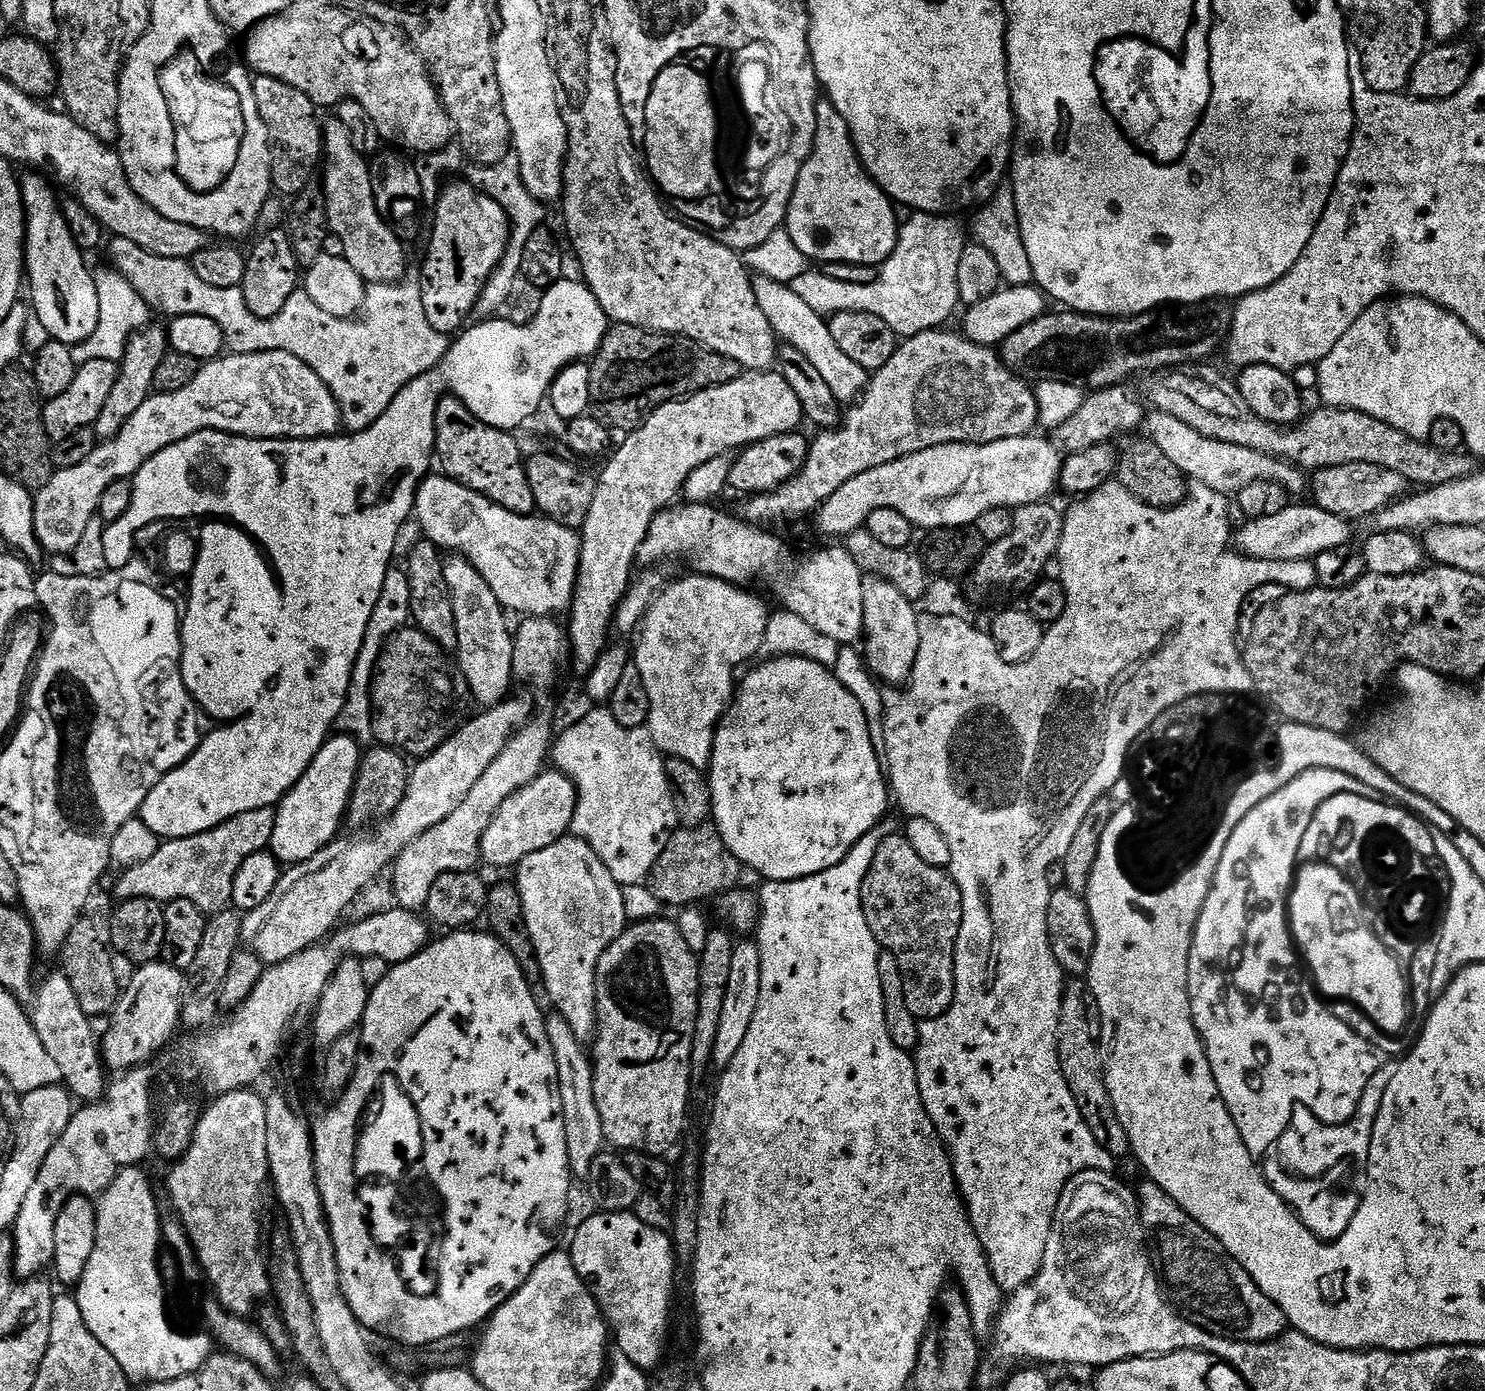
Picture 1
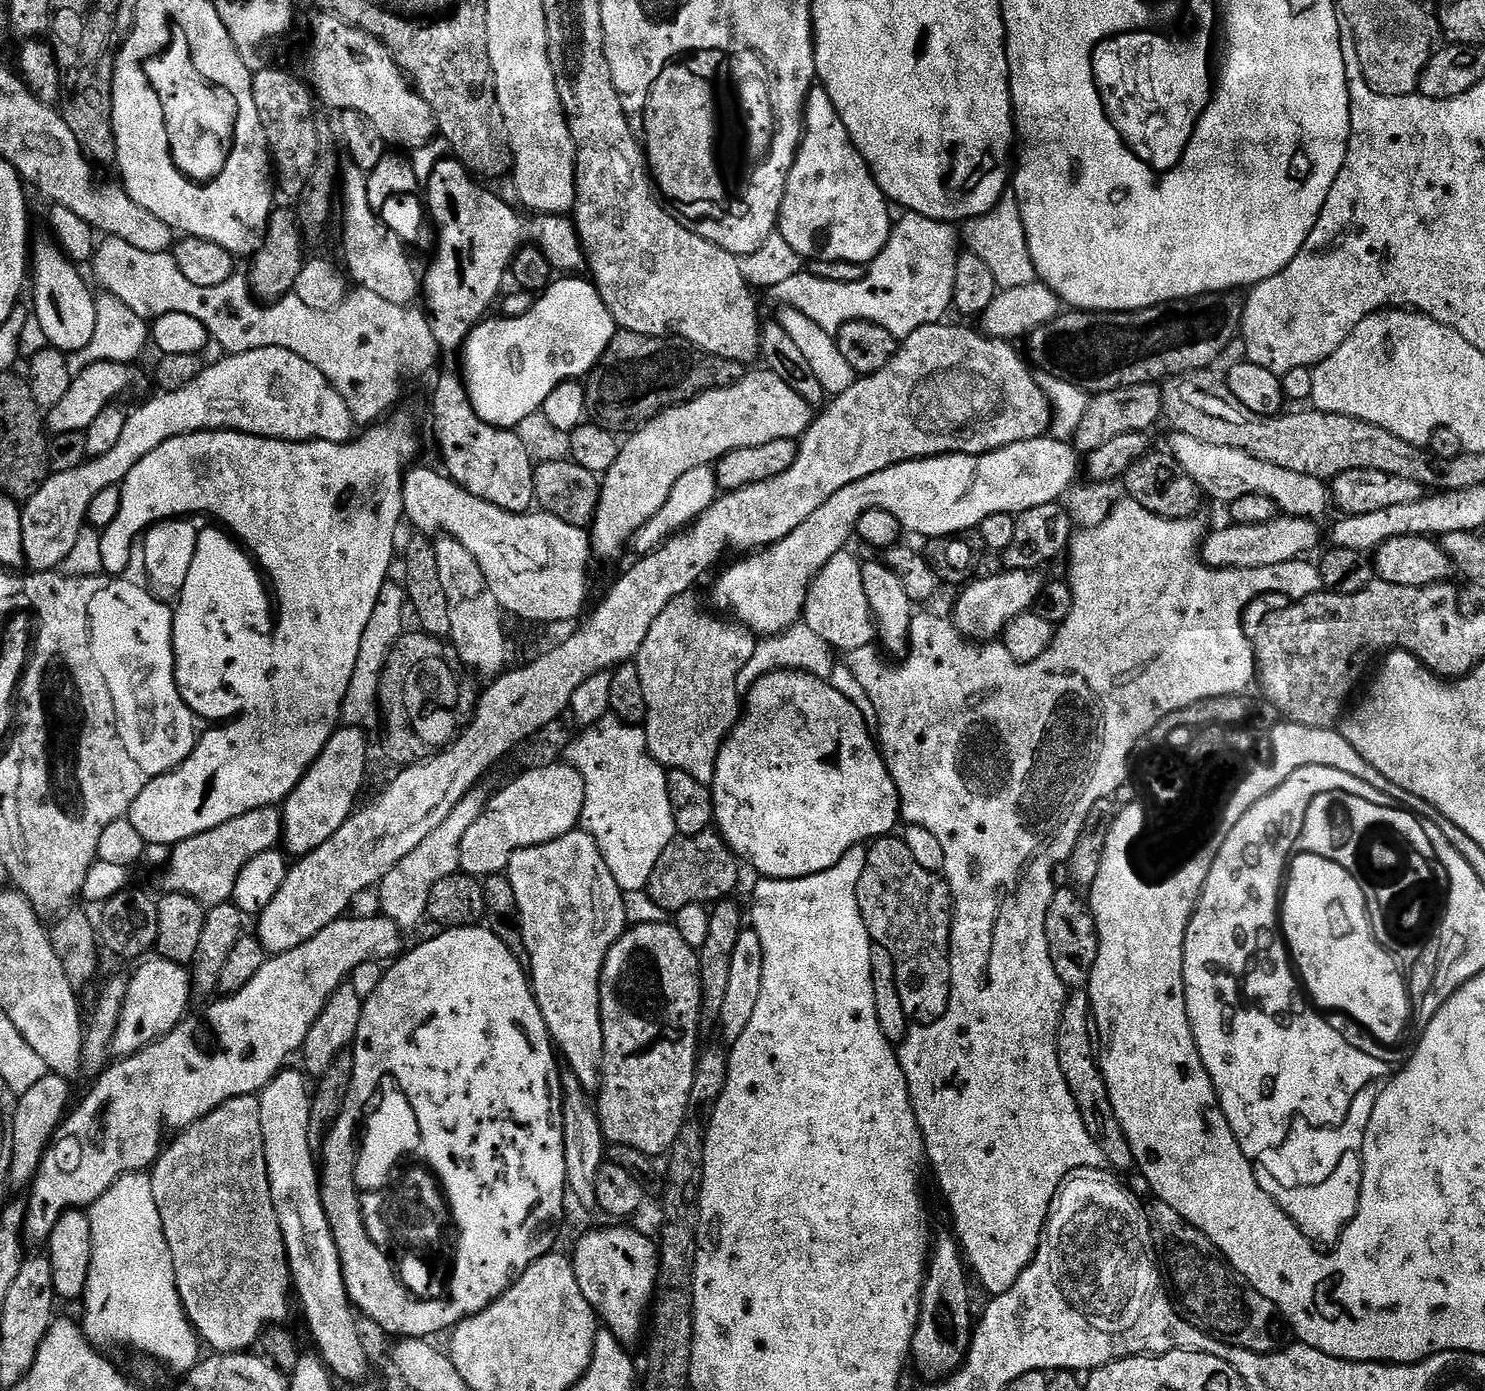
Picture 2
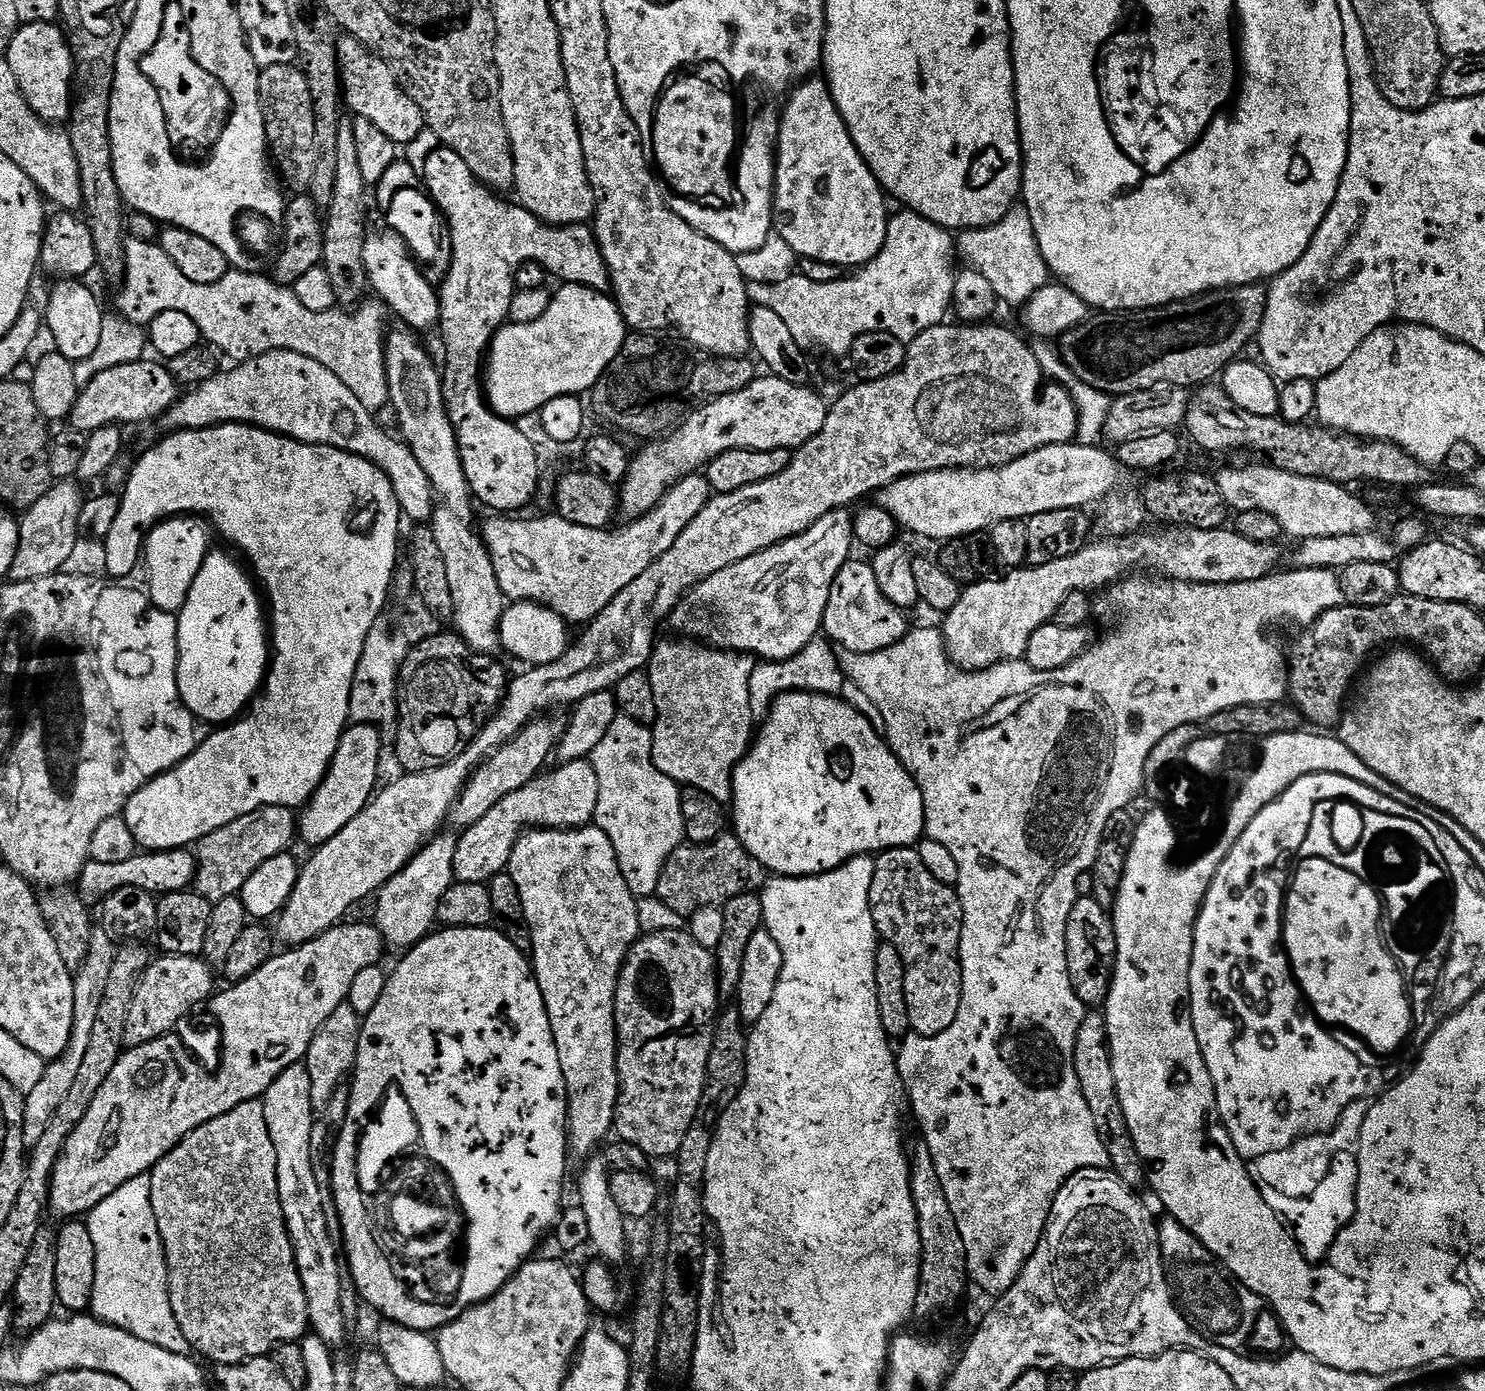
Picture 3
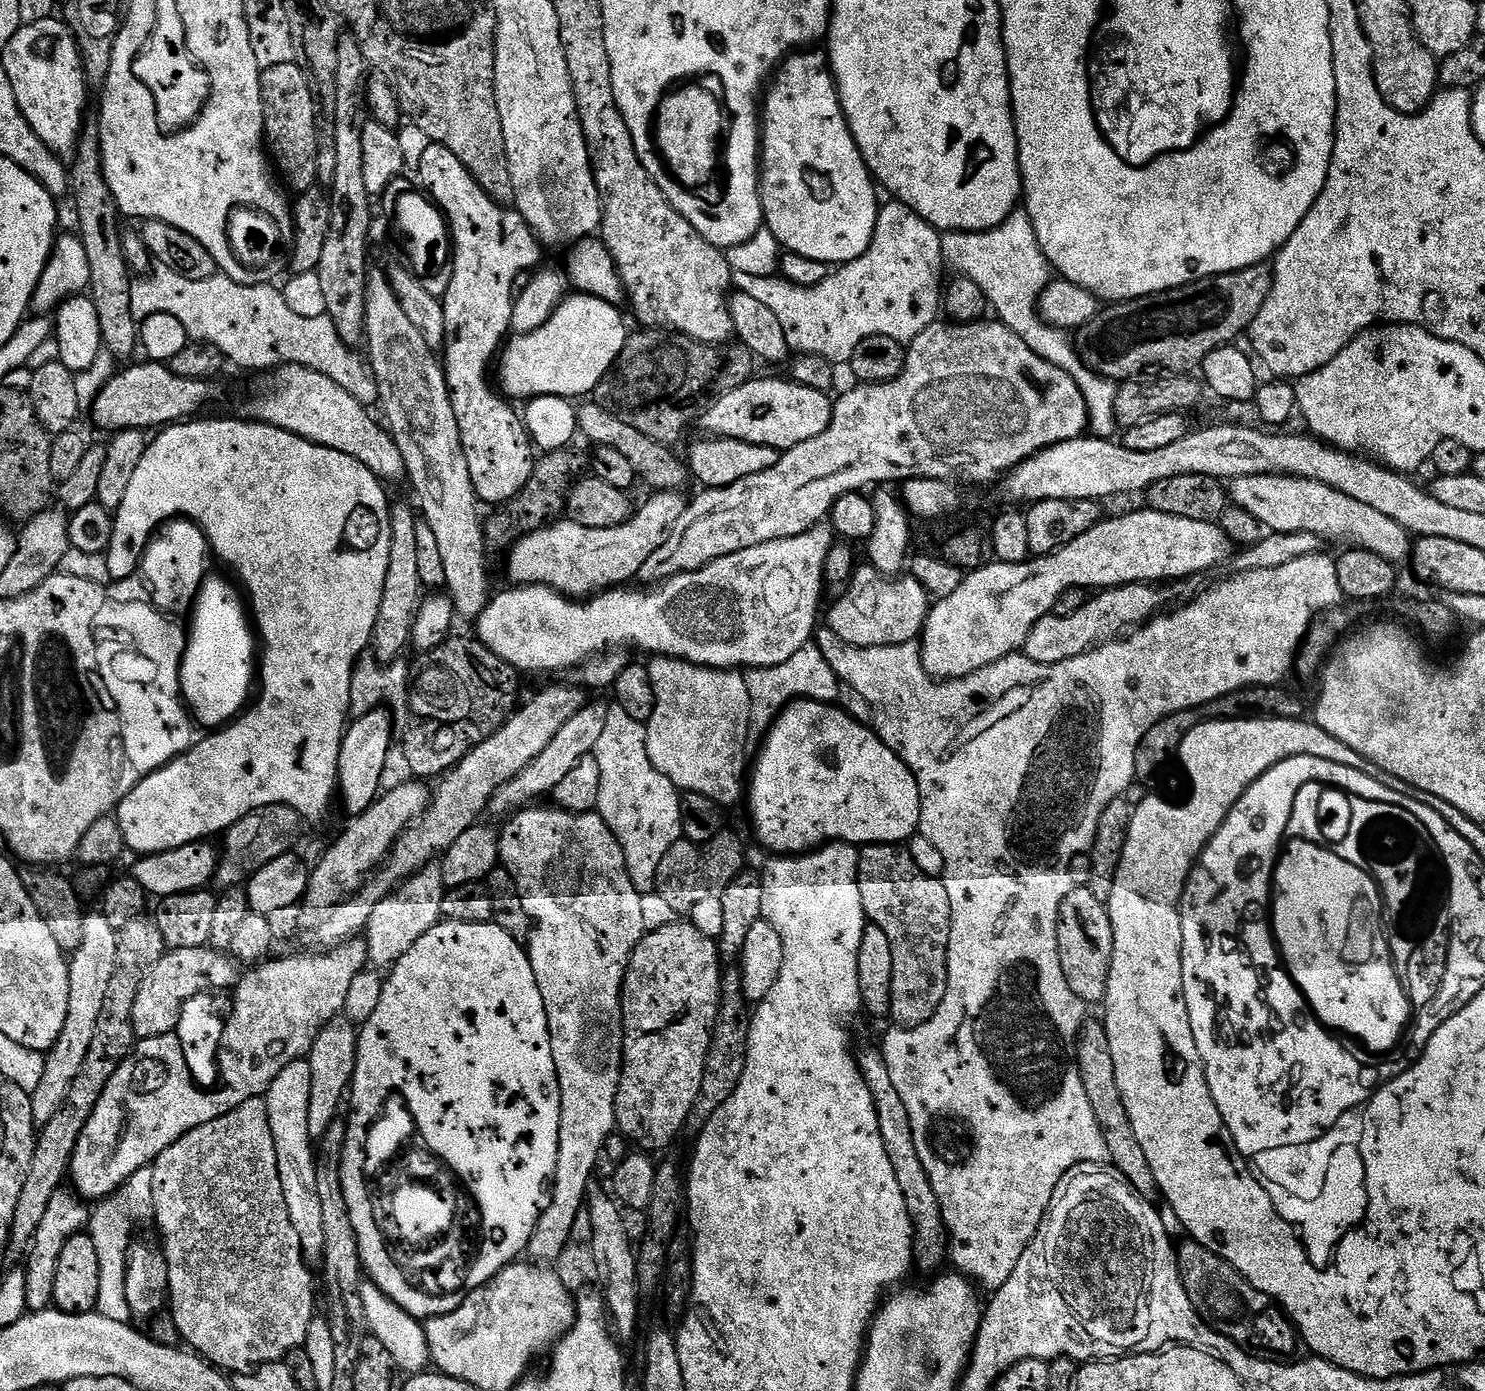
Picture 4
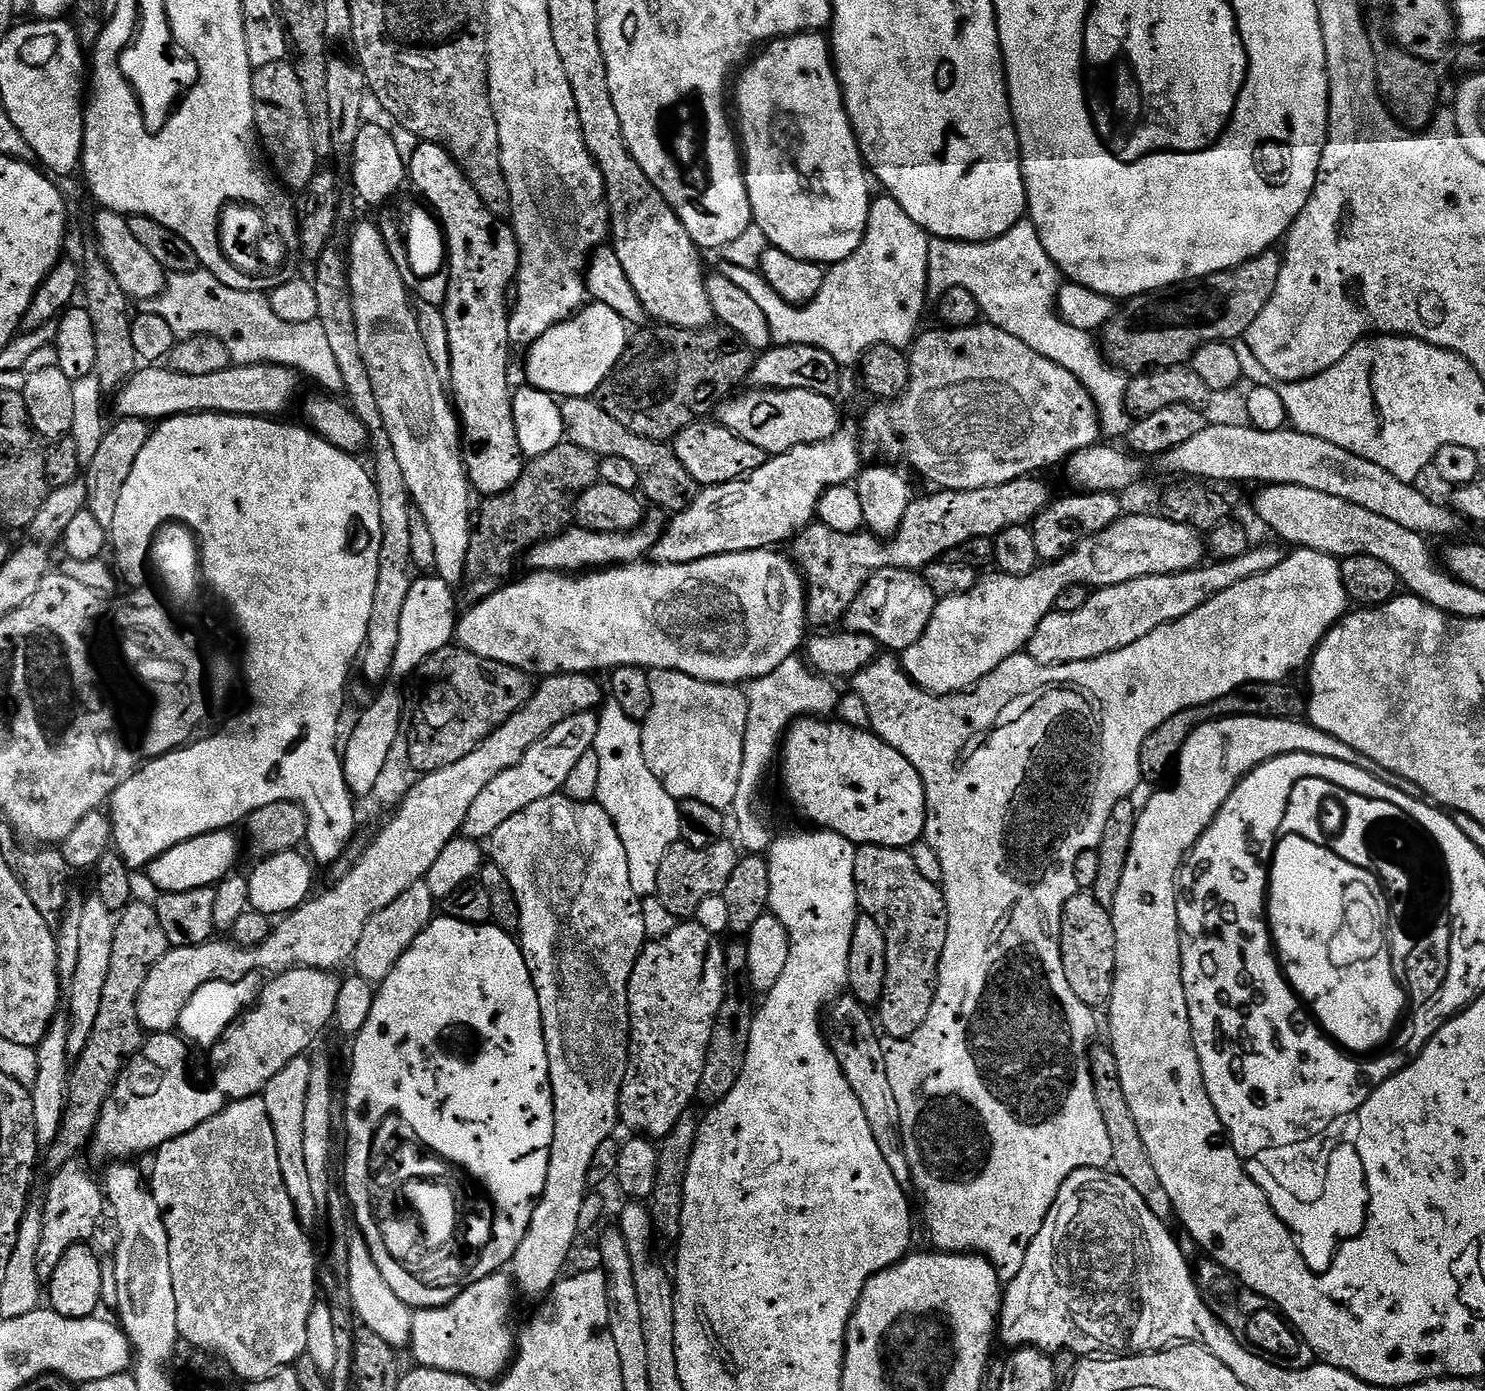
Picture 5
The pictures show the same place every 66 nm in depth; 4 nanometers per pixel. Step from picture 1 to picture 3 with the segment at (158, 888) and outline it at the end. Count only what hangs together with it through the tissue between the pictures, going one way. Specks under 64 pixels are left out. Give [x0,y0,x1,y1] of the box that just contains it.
[194,806,297,902]

